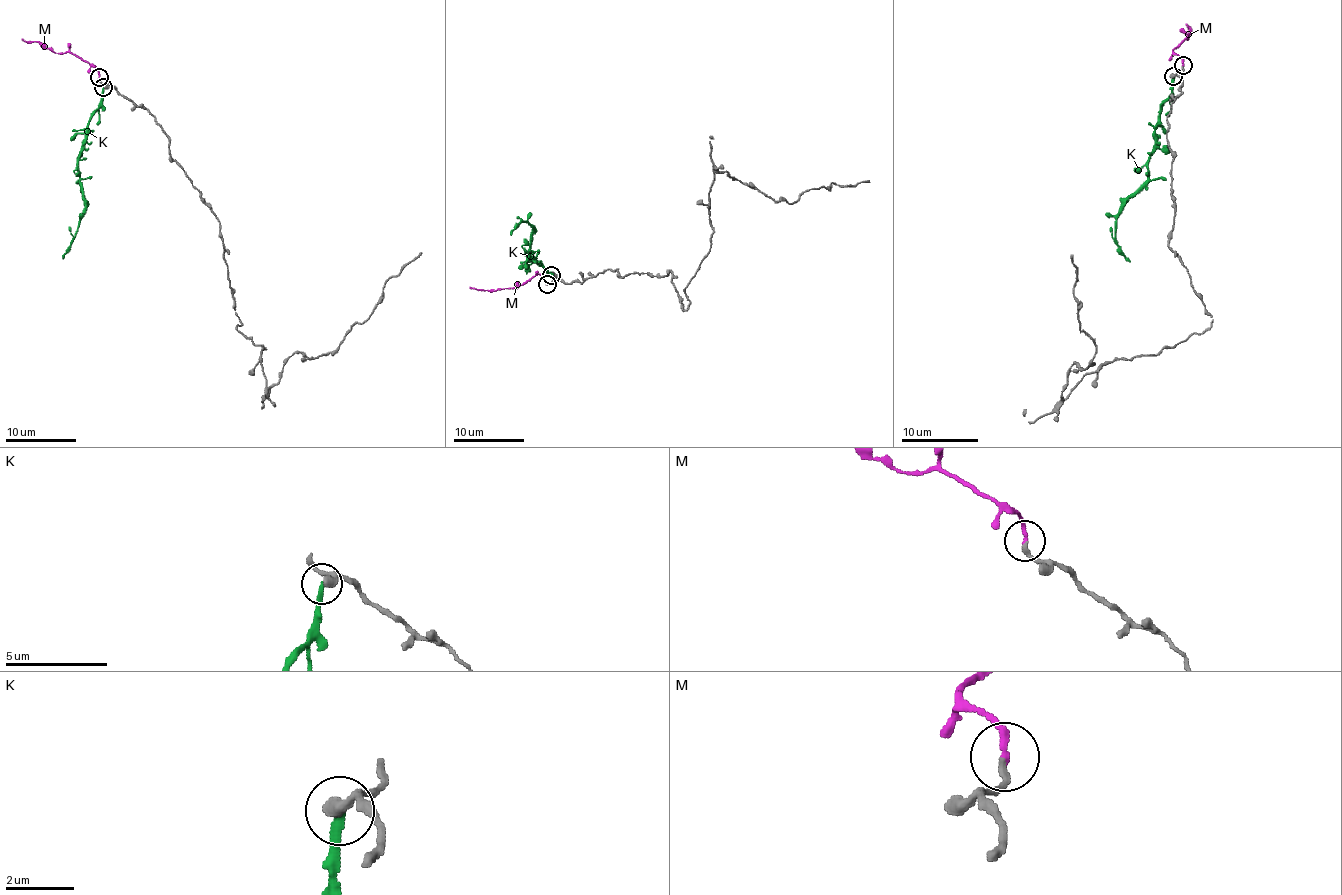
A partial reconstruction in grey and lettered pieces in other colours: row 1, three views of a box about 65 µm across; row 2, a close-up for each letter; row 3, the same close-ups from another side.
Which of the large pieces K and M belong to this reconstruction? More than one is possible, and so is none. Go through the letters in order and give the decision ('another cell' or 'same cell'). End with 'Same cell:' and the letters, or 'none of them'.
K: another cell
M: same cell
Same cell: M

